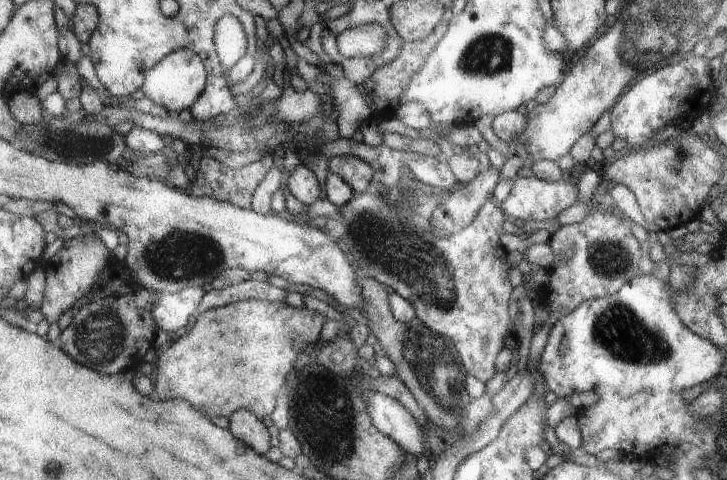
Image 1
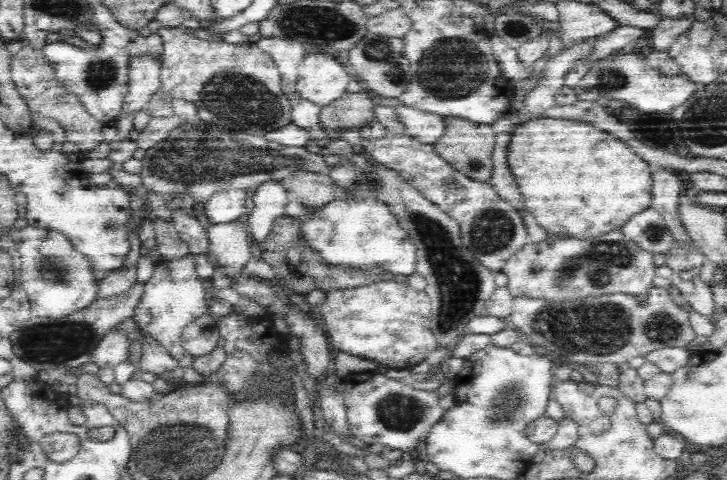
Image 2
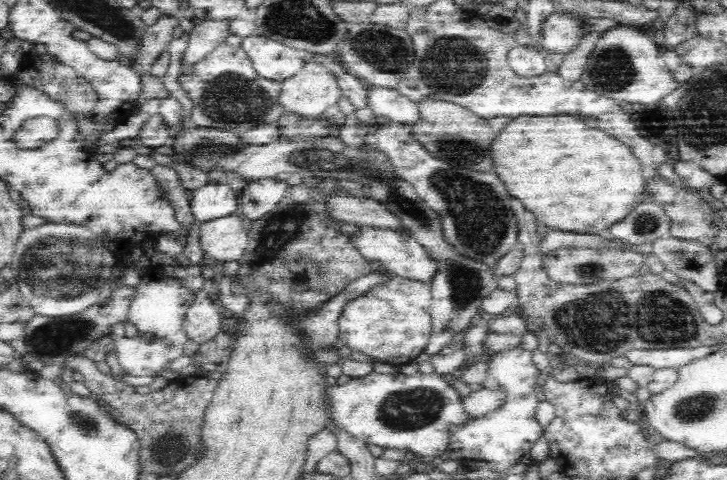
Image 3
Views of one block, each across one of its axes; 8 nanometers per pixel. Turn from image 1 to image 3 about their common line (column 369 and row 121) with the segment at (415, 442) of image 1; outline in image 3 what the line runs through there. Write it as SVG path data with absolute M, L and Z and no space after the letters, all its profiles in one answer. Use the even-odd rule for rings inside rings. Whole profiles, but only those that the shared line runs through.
M366 86L366 106L374 112L374 116L384 116L392 120L392 124L414 124L418 120L416 102L402 96L398 88L382 88L382 86Z

